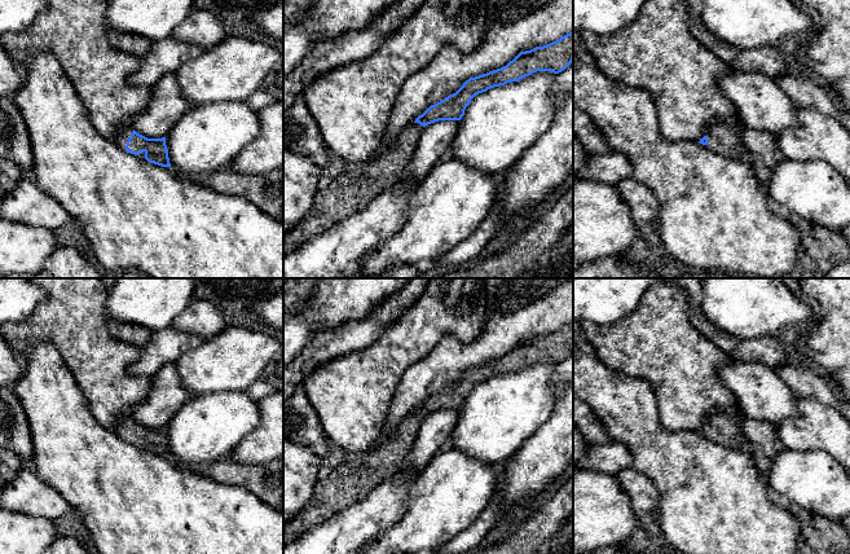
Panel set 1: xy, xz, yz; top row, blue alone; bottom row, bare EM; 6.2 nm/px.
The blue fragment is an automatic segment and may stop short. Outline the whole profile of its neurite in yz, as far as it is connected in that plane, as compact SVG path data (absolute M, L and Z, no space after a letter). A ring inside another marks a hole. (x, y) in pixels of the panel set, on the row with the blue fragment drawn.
M737 120L714 123L699 142L726 158L740 158L745 153L741 142L741 126Z

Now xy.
M128 126L118 129L113 140L118 146L131 154L140 155L144 151L145 159L150 163L171 167L166 137L147 138Z

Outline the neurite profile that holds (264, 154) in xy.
M283 101L257 111L260 135L230 163L229 168L241 175L263 175L283 170Z

